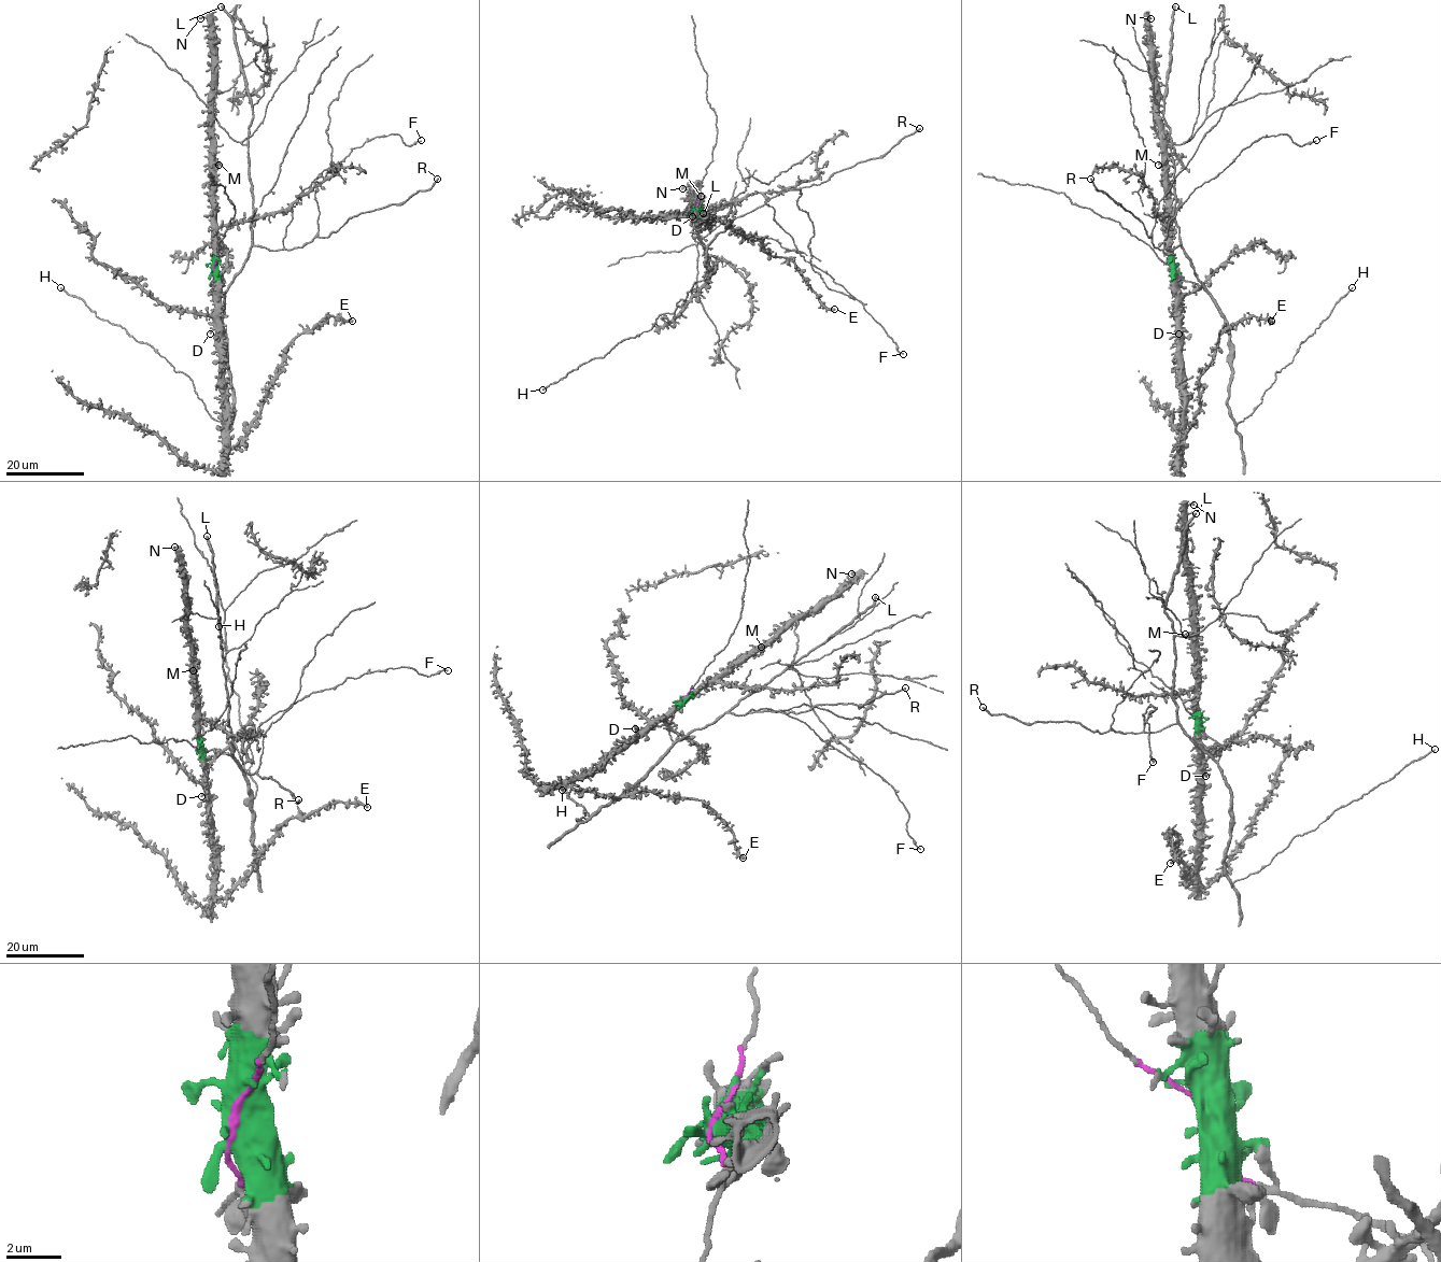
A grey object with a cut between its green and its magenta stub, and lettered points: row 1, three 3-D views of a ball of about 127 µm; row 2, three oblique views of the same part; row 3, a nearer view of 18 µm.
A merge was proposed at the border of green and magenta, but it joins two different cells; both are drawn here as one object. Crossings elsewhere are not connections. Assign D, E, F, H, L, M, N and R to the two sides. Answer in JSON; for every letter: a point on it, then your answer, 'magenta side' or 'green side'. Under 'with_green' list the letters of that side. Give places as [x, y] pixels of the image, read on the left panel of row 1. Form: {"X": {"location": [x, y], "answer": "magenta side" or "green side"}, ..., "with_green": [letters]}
{"D": {"location": [210, 334], "answer": "green side"}, "E": {"location": [352, 321], "answer": "green side"}, "F": {"location": [421, 140], "answer": "magenta side"}, "H": {"location": [60, 287], "answer": "magenta side"}, "L": {"location": [221, 6], "answer": "magenta side"}, "M": {"location": [219, 165], "answer": "green side"}, "N": {"location": [200, 18], "answer": "green side"}, "R": {"location": [437, 179], "answer": "magenta side"}, "with_green": ["D", "E", "M", "N"]}

